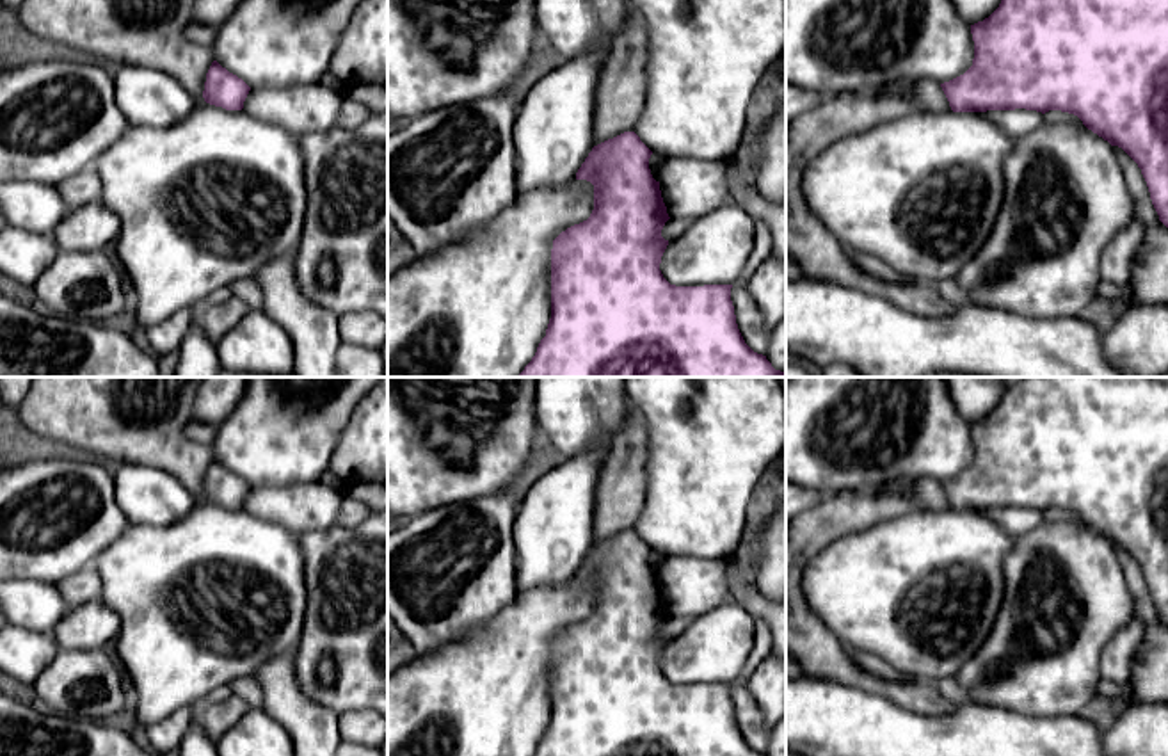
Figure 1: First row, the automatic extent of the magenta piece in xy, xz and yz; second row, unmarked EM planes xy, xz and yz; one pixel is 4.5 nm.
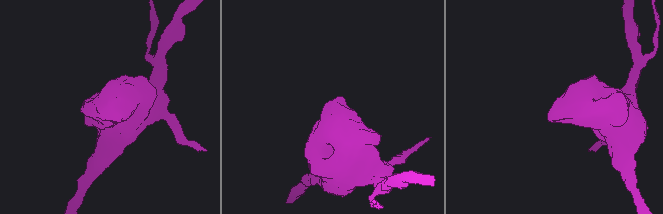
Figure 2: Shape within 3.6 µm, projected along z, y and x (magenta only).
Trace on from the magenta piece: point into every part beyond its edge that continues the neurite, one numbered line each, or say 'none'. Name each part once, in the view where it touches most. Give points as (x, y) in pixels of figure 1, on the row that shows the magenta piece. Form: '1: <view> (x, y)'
none

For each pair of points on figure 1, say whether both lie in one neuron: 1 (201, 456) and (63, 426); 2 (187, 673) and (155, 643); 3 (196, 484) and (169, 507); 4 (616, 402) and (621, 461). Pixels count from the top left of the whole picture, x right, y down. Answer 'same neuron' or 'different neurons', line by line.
1: same neuron
2: same neuron
3: different neurons
4: different neurons

